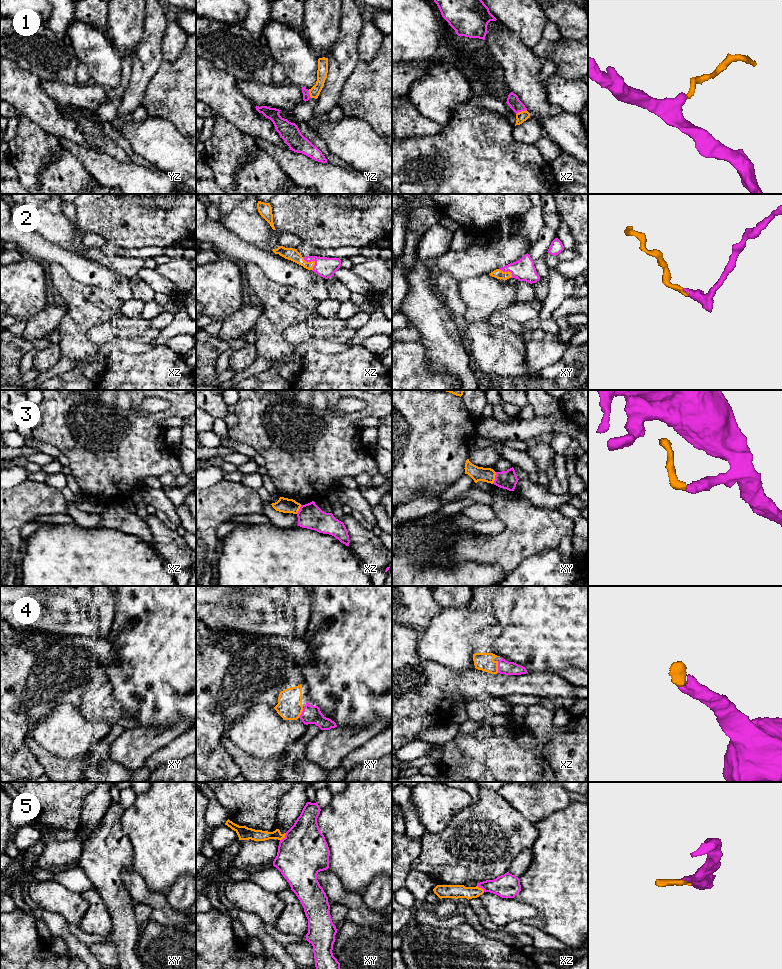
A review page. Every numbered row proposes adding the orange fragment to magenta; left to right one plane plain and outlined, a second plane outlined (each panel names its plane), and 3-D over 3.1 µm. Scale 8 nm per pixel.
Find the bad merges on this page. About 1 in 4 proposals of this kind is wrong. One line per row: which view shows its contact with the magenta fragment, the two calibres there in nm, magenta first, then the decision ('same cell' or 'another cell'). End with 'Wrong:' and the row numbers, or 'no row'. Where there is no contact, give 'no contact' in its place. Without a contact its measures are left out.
1: xz | 100/80 nm | same cell
2: xz | 160/100 nm | same cell
3: xy | 140/110 nm | another cell
4: xz | 110/140 nm | same cell
5: xy | 400/100 nm | another cell
Wrong: 3, 5

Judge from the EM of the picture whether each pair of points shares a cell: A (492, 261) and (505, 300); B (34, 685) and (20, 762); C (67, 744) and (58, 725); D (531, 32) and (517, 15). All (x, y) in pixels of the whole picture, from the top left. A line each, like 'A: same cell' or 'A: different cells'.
A: different cells
B: same cell
C: same cell
D: same cell

